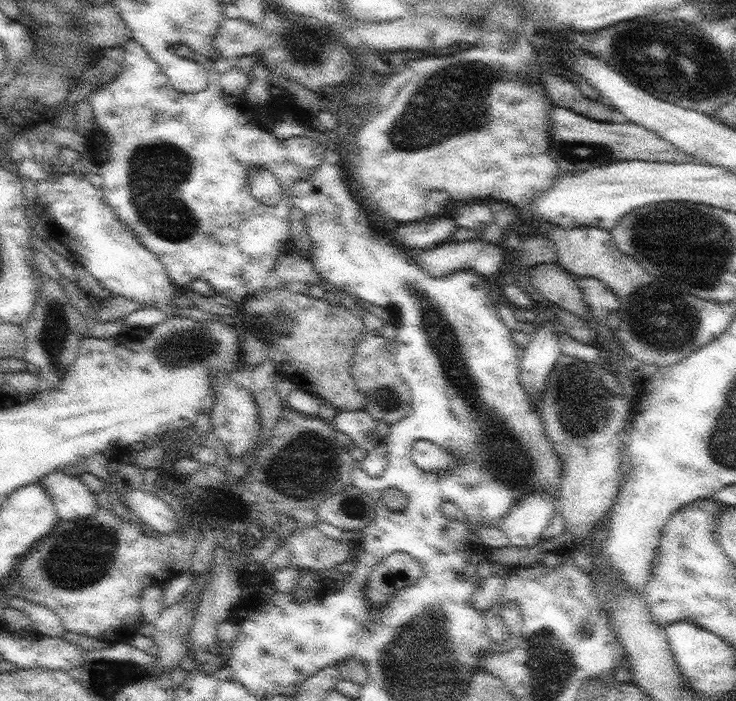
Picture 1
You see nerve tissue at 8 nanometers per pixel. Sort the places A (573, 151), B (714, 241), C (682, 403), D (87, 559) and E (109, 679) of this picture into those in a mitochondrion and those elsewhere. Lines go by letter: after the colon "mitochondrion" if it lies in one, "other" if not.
A: mitochondrion
B: mitochondrion
C: other
D: mitochondrion
E: mitochondrion

